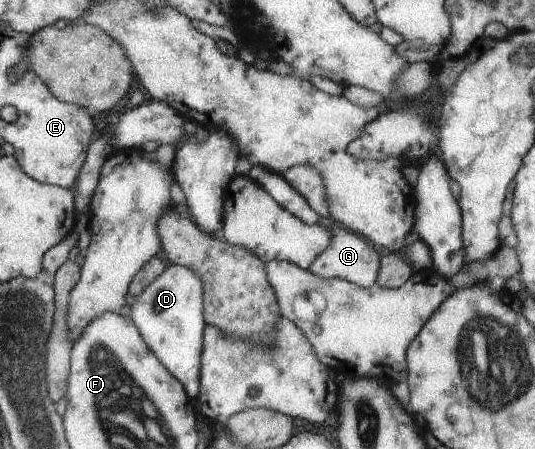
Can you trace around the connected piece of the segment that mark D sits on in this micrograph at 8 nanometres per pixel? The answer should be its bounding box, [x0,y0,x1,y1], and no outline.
[131,263,203,401]

